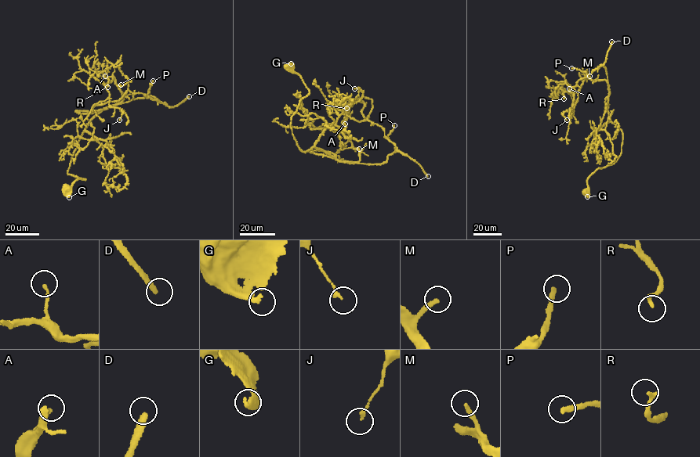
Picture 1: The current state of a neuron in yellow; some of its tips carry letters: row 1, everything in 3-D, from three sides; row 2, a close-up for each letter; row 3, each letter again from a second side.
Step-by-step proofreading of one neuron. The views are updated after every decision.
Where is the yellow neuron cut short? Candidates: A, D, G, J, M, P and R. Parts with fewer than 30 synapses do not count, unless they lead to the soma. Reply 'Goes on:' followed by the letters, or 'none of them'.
Goes on: D, M, P

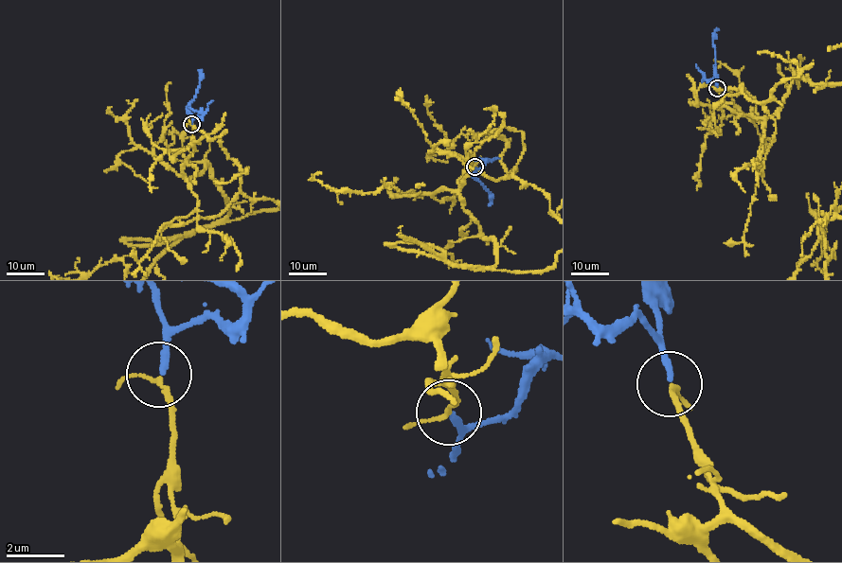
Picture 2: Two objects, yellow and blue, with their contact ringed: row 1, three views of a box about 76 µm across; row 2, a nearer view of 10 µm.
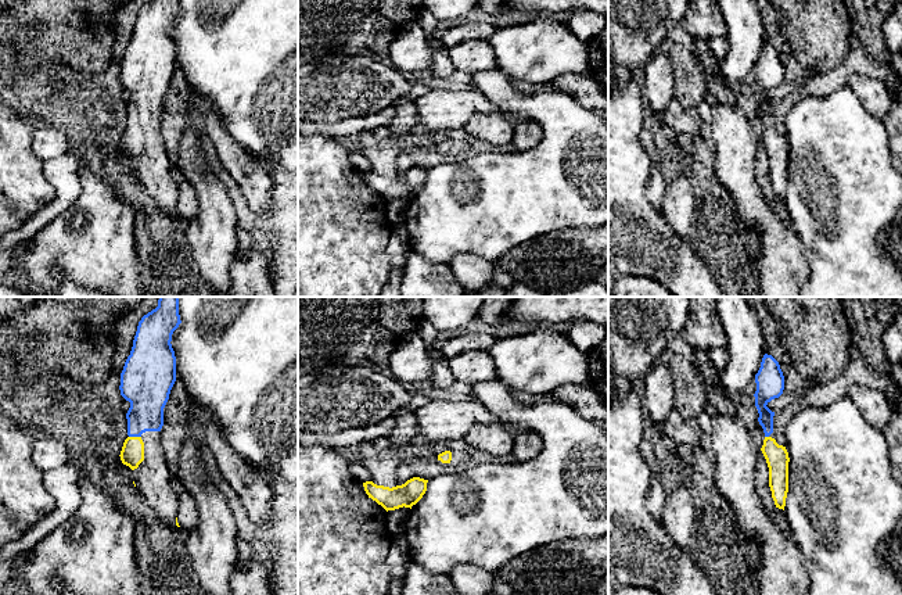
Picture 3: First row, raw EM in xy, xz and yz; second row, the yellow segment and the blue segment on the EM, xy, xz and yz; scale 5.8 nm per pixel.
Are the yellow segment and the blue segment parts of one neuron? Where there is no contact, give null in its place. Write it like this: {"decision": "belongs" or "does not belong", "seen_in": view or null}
{"decision": "belongs", "seen_in": "xy"}

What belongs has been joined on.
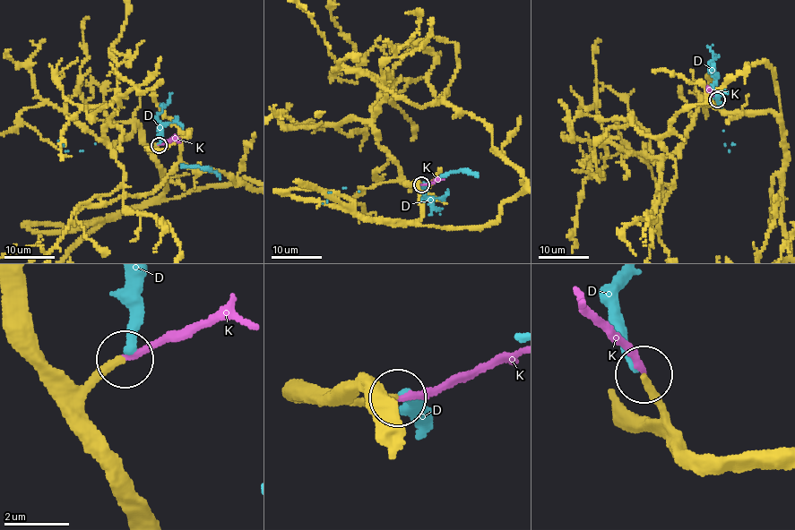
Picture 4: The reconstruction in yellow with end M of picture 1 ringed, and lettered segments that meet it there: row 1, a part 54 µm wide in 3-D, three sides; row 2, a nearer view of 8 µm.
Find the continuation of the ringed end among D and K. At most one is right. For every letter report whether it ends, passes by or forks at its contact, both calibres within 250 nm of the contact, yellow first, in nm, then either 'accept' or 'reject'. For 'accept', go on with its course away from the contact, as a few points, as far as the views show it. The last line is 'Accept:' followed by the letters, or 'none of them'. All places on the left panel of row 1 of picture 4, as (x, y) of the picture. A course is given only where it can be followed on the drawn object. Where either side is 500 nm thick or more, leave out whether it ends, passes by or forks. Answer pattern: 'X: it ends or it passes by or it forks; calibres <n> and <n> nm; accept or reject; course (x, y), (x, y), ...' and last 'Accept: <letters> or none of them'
D: it ends; calibres 240 and 240 nm; reject
K: it ends; calibres 240 and 180 nm; accept; course (159, 145), (175, 138), (179, 141)
Accept: K

